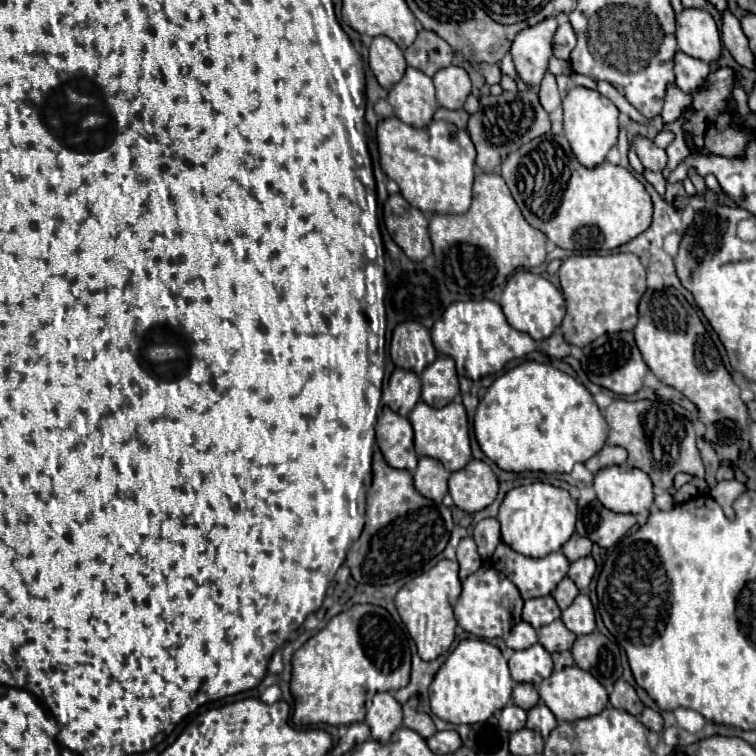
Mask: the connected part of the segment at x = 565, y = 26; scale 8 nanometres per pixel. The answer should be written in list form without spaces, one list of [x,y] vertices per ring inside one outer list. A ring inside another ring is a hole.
[[[561,22],[553,36],[553,56],[561,60],[569,60],[573,48],[575,48],[575,32],[569,22]]]

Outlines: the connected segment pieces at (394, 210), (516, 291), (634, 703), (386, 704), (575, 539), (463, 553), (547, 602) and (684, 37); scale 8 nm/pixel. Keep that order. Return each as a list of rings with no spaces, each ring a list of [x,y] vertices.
[[[391,194],[385,202],[385,226],[391,238],[413,260],[421,262],[431,254],[431,240],[427,232],[427,218],[413,208],[401,194]]]
[[[517,270],[509,280],[503,290],[503,296],[499,300],[507,322],[521,332],[527,332],[533,340],[543,340],[551,336],[561,326],[561,320],[565,316],[565,300],[563,294],[543,276],[527,272],[527,270]]]
[[[617,680],[615,690],[609,694],[609,702],[615,708],[627,710],[633,716],[641,716],[641,712],[643,712],[643,702],[639,700],[635,688],[631,684],[627,684],[625,680]]]
[[[389,692],[375,694],[373,704],[367,710],[365,722],[371,728],[371,738],[373,740],[387,742],[391,738],[391,734],[403,724],[401,704]]]
[[[573,534],[573,536],[563,544],[561,550],[563,550],[563,554],[567,556],[567,560],[573,562],[573,560],[577,560],[577,558],[581,558],[581,556],[589,556],[589,554],[591,554],[591,546],[593,546],[593,542],[591,542],[589,538]]]
[[[463,538],[457,546],[457,562],[459,562],[459,578],[465,580],[469,574],[477,572],[481,568],[481,558],[477,554],[477,546],[473,538]]]
[[[539,596],[539,598],[525,600],[523,620],[529,622],[533,628],[541,628],[545,624],[551,624],[559,616],[561,616],[561,610],[555,604],[553,596]]]
[[[683,8],[675,18],[677,46],[703,62],[715,62],[721,54],[721,36],[713,16],[705,8]]]

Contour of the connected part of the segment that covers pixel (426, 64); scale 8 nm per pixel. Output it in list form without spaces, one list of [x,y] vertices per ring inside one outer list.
[[[421,28],[415,42],[405,50],[405,60],[409,66],[419,68],[427,76],[433,76],[439,68],[451,64],[453,50],[451,46],[441,40],[433,30]]]

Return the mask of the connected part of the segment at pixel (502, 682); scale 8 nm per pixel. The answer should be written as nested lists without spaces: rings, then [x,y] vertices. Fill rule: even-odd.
[[[467,638],[457,644],[457,648],[437,670],[429,686],[431,710],[435,716],[451,724],[485,722],[511,700],[513,686],[515,682],[509,674],[507,660],[503,658],[501,650],[487,640]]]

